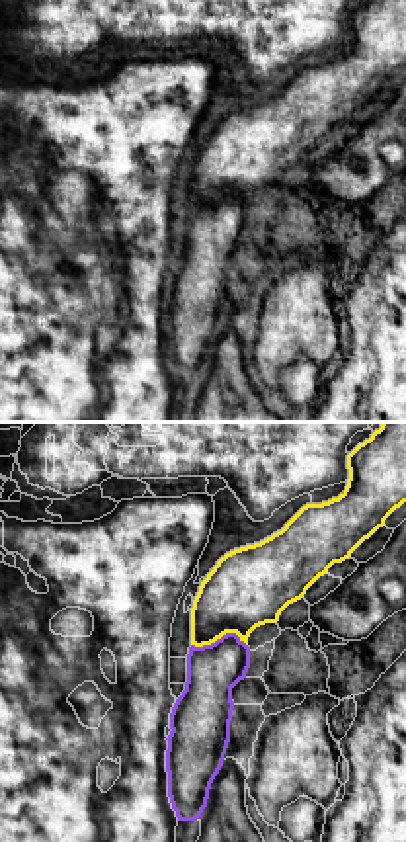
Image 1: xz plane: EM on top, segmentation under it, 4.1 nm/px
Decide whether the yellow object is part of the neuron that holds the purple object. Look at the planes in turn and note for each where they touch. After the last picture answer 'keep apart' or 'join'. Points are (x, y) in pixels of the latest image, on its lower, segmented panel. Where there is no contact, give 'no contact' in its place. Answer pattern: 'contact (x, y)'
contact (221, 637)

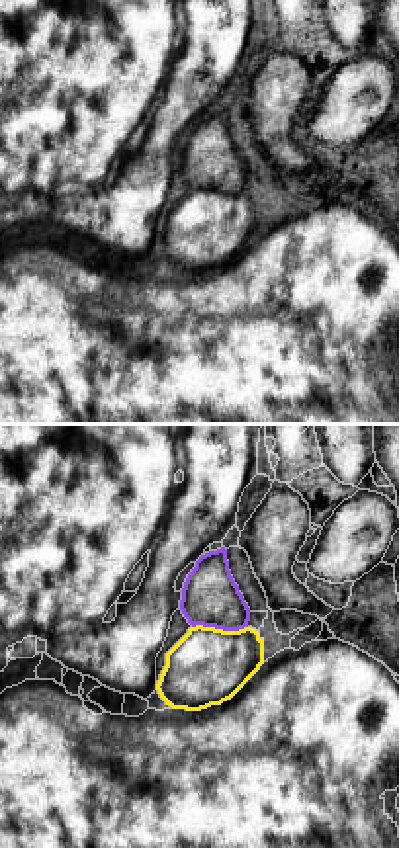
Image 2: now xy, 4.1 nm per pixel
contact (220, 628)

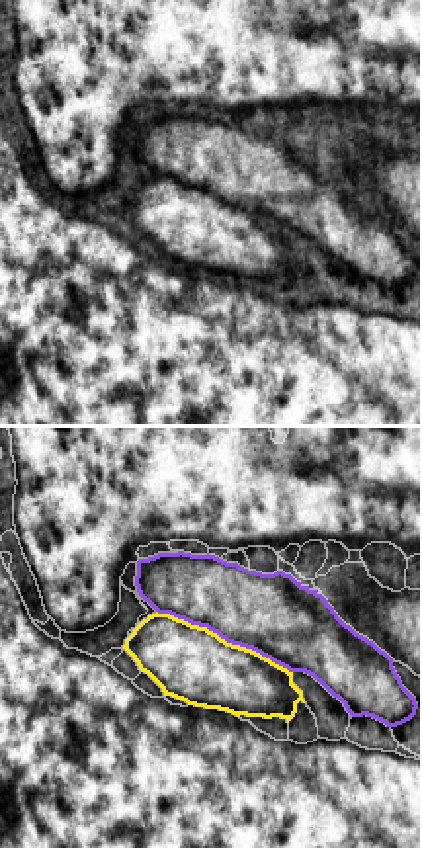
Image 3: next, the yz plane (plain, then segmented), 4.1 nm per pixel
contact (225, 639)

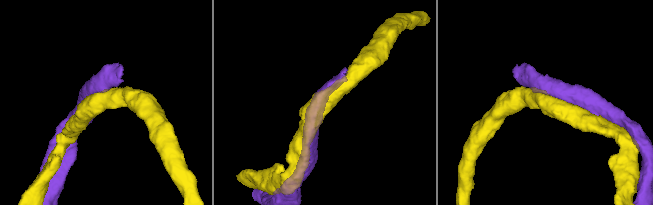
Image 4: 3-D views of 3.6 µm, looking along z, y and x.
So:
keep apart

